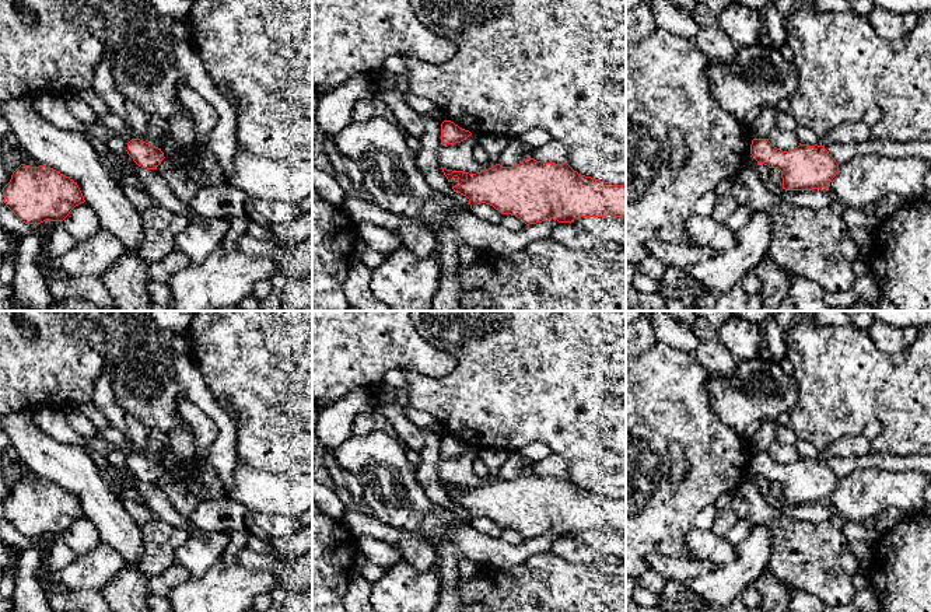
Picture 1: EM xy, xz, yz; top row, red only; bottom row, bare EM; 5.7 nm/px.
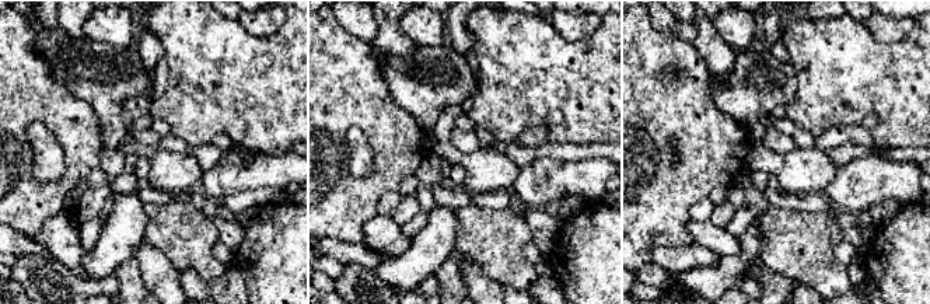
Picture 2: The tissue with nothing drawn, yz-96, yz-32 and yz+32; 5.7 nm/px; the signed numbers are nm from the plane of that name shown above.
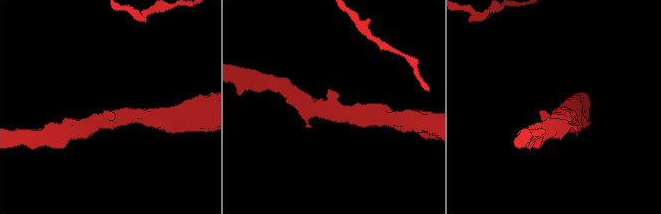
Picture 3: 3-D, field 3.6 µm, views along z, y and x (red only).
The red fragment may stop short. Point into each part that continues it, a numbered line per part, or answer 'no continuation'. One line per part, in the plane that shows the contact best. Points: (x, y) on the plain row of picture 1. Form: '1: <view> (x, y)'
no continuation

